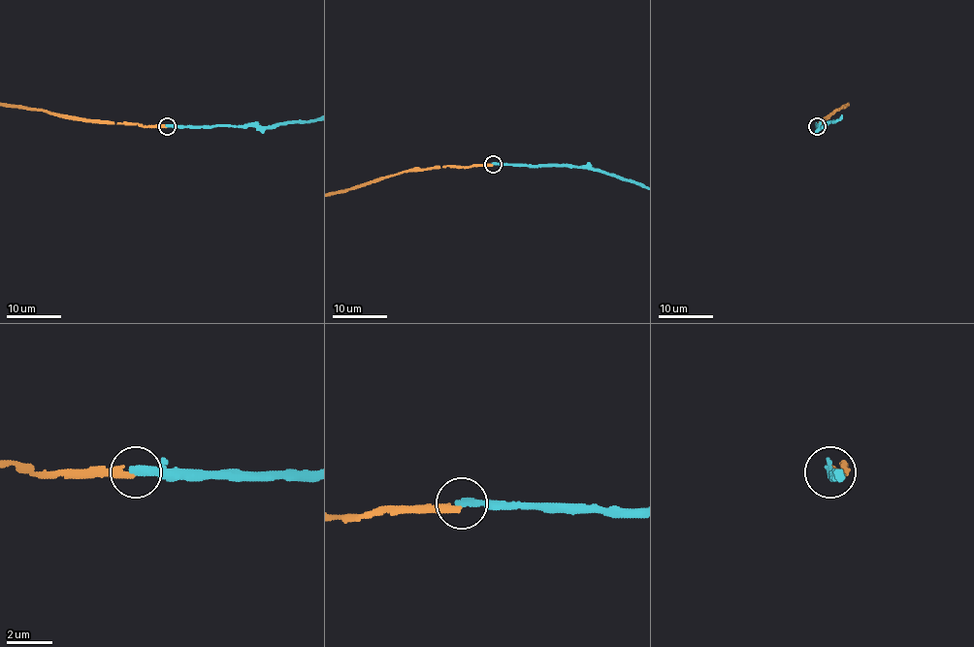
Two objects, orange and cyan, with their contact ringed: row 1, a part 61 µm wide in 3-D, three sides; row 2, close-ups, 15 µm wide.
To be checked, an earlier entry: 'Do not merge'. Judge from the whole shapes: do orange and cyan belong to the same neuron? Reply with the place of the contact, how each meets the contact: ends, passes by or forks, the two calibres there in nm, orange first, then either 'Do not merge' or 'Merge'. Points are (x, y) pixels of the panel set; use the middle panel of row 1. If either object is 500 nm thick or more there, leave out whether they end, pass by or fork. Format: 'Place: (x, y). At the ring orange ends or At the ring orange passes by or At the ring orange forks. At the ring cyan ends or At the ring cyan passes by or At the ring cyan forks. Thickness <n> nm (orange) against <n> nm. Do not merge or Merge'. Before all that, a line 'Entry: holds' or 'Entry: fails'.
Entry: holds
Place: (493, 164). At the ring orange ends. At the ring cyan ends. Thickness 300 nm (orange) against 320 nm. Do not merge

